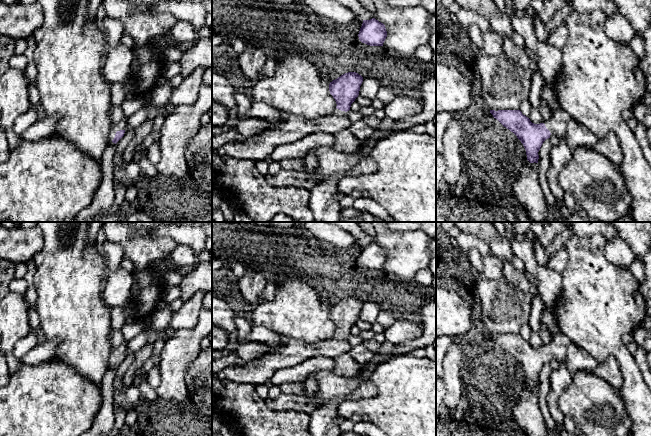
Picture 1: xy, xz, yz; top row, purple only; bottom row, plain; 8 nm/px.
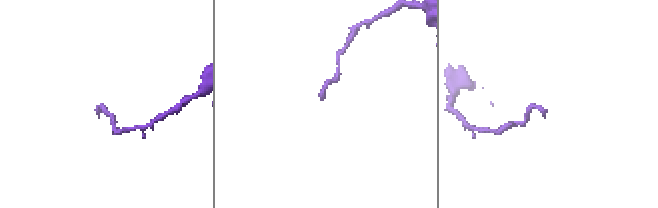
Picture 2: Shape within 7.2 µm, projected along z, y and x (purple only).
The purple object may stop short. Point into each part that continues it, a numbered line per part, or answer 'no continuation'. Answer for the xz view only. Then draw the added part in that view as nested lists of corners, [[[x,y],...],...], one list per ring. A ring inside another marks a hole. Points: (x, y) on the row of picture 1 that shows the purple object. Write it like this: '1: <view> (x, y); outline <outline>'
1: xz (259, 146); outline [[[335,109],[330,115],[308,120],[306,118],[289,115],[279,126],[250,136],[244,142],[226,143],[214,153],[220,157],[231,156],[243,160],[265,160],[274,149],[282,144],[293,143],[314,132],[327,132],[332,135],[348,129],[351,121],[347,112]]]

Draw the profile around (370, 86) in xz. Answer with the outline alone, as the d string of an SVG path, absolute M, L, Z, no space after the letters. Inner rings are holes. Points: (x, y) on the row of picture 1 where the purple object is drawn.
M373 77L365 78L360 86L359 95L373 100L377 97L377 92L381 87L382 83L379 79Z

